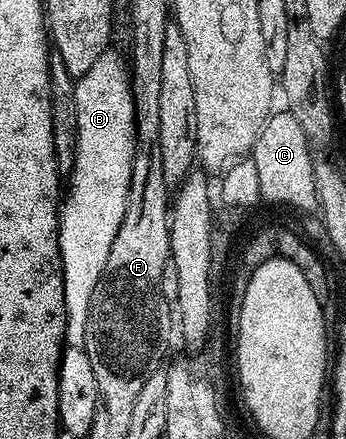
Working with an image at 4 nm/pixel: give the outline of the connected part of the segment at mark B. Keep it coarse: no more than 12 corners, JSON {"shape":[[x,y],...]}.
{"shape":[[129,64],[75,81],[75,161],[59,210],[66,347],[125,218],[135,153]]}

